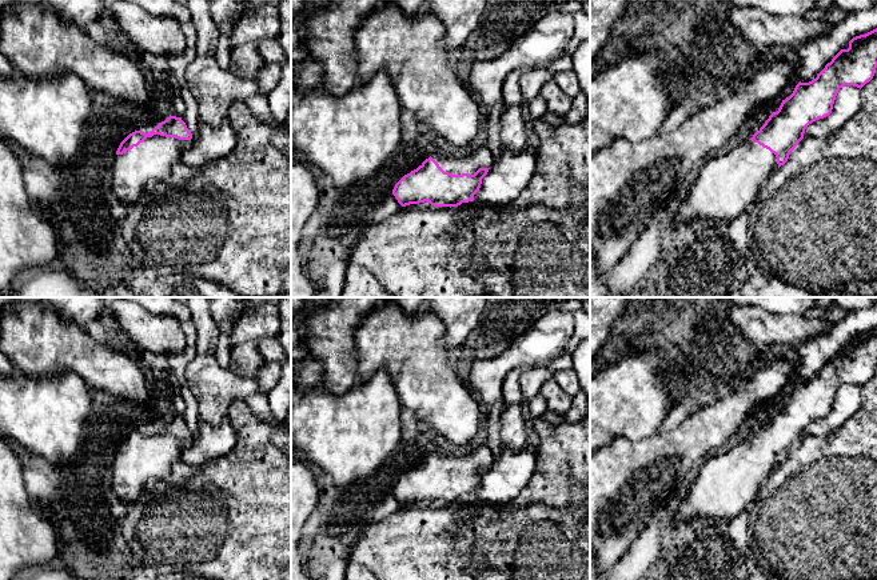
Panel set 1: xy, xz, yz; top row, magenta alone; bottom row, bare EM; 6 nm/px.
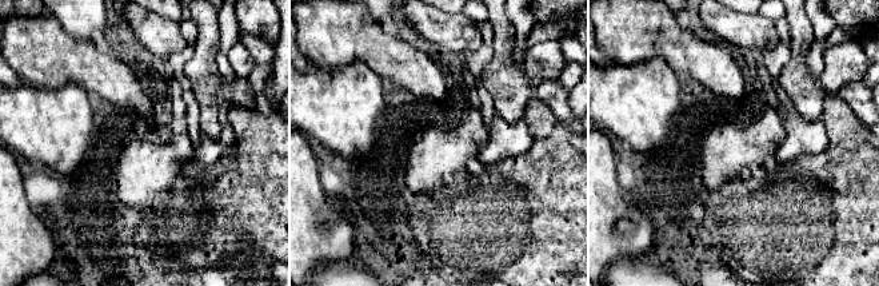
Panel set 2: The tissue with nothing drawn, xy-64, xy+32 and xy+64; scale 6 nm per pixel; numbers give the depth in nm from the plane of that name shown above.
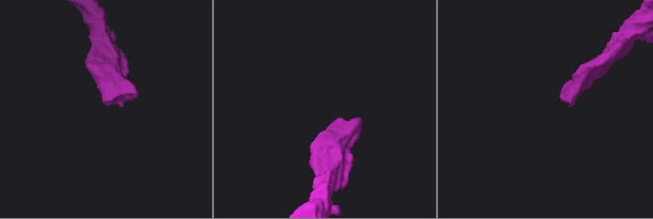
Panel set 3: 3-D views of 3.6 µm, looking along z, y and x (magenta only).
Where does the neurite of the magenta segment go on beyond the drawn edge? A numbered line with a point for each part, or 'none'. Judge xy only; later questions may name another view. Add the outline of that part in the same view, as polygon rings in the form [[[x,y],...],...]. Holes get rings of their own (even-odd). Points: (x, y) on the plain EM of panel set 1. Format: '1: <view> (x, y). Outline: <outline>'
1: xy (146, 468). Outline: [[[154,433],[123,453],[116,453],[112,464],[111,485],[117,500],[133,501],[141,495],[160,495],[170,485],[172,464],[182,459],[183,452],[192,444],[191,439],[179,439]]]

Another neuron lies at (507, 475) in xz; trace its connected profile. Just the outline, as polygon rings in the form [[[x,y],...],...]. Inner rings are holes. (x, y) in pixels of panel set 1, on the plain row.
[[[502,445],[501,456],[493,461],[482,477],[474,499],[481,503],[502,504],[511,501],[526,487],[535,467],[534,448],[514,451]]]

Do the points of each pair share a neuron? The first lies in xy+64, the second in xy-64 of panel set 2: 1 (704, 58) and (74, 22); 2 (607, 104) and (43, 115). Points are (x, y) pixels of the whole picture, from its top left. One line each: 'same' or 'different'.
1: different
2: same

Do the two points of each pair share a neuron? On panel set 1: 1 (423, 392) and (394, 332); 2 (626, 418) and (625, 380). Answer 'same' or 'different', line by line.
1: same
2: same

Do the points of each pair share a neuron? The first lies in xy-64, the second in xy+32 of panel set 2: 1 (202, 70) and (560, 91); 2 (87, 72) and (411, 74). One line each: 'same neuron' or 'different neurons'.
1: same neuron
2: same neuron

